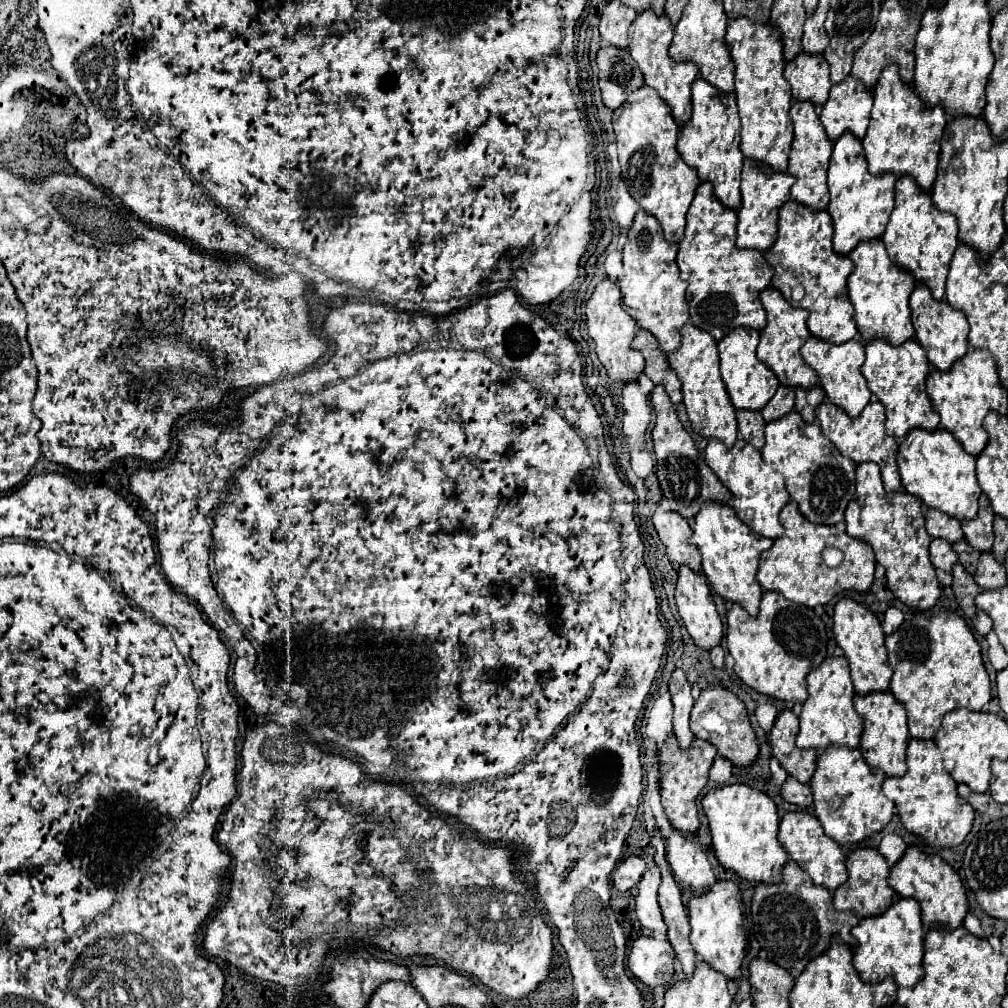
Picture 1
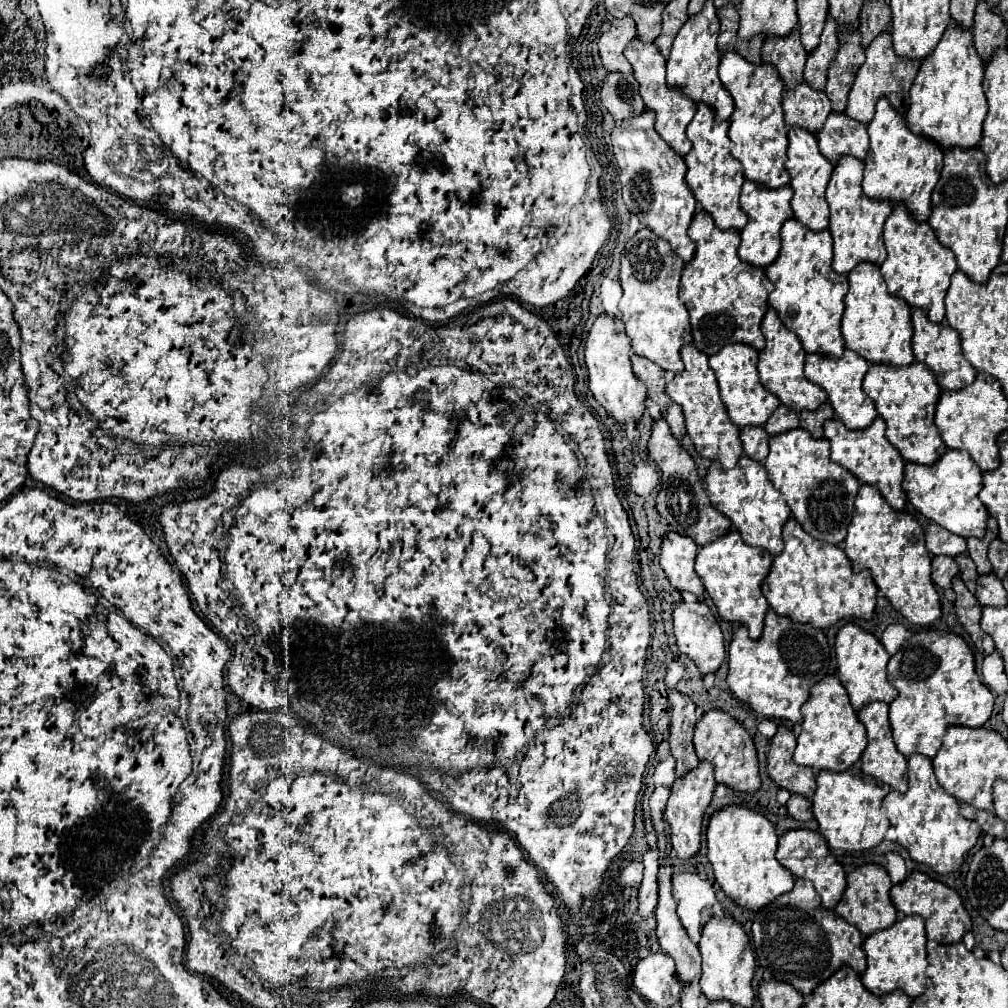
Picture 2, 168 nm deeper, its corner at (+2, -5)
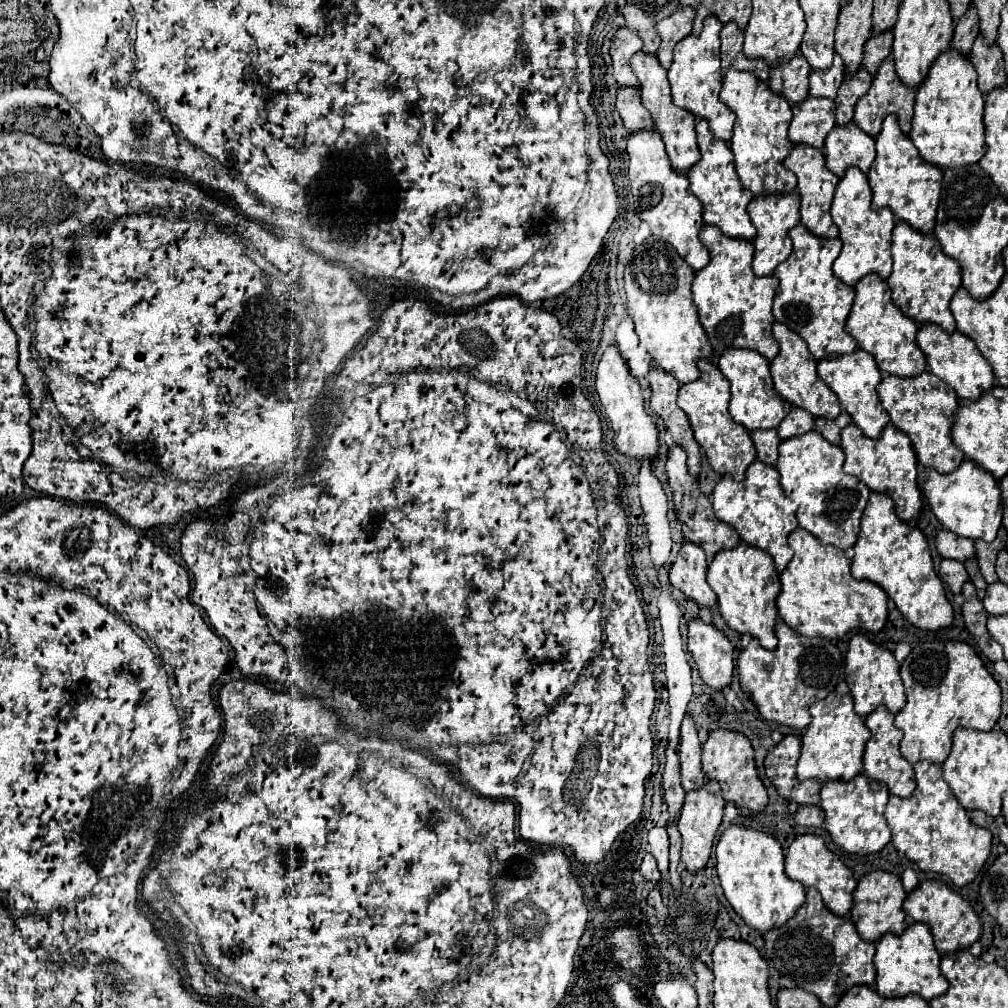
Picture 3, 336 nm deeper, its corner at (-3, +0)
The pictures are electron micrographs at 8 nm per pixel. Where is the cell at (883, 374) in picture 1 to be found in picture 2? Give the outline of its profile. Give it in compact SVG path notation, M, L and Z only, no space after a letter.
M915 362L905 368L885 368L885 364L871 364L863 380L863 390L875 402L879 416L887 422L887 440L907 462L929 466L947 452L941 440L941 432L933 422L941 388L925 364Z

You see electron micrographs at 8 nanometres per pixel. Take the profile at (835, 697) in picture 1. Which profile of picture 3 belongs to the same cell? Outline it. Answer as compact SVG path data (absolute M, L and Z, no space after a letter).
M832 691L826 699L814 703L810 707L812 721L806 727L802 737L802 755L798 759L798 779L836 779L836 781L850 781L862 771L862 755L864 747L870 739L870 729L864 725L864 719L852 709L852 695L838 695Z

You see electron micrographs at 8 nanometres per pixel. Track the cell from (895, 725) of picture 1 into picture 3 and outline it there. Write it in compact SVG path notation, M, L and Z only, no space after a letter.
M878 707L876 711L872 711L866 717L866 727L872 731L872 737L866 743L866 751L864 751L864 775L870 779L878 779L878 781L886 783L890 787L892 795L908 797L916 789L914 769L900 753L898 743L902 739L902 731L894 727L894 715L886 707Z

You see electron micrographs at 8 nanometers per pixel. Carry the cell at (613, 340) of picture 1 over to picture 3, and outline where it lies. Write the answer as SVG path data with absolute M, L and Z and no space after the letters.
M608 345L608 349L602 353L596 371L596 391L614 429L614 445L618 447L618 451L634 459L654 459L658 451L658 429L654 419L644 409L642 385L632 375L618 345Z

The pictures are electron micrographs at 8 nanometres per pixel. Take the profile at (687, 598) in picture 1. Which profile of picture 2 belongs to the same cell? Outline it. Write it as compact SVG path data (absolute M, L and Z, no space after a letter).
M681 602L677 606L677 610L673 612L673 622L675 622L673 632L677 638L679 650L697 664L697 668L703 676L717 672L725 660L725 642L723 642L723 632L719 628L719 622L715 620L715 616L711 616L711 610L707 608L707 604L703 604L703 602L695 602L695 604Z

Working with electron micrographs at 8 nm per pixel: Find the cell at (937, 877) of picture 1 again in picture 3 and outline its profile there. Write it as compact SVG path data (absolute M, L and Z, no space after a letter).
M922 881L918 885L918 889L908 893L908 897L904 899L904 911L912 921L920 921L930 927L936 949L940 953L968 949L982 935L982 923L980 923L980 917L976 915L976 911L972 909L972 905L966 899L952 893L940 881Z

